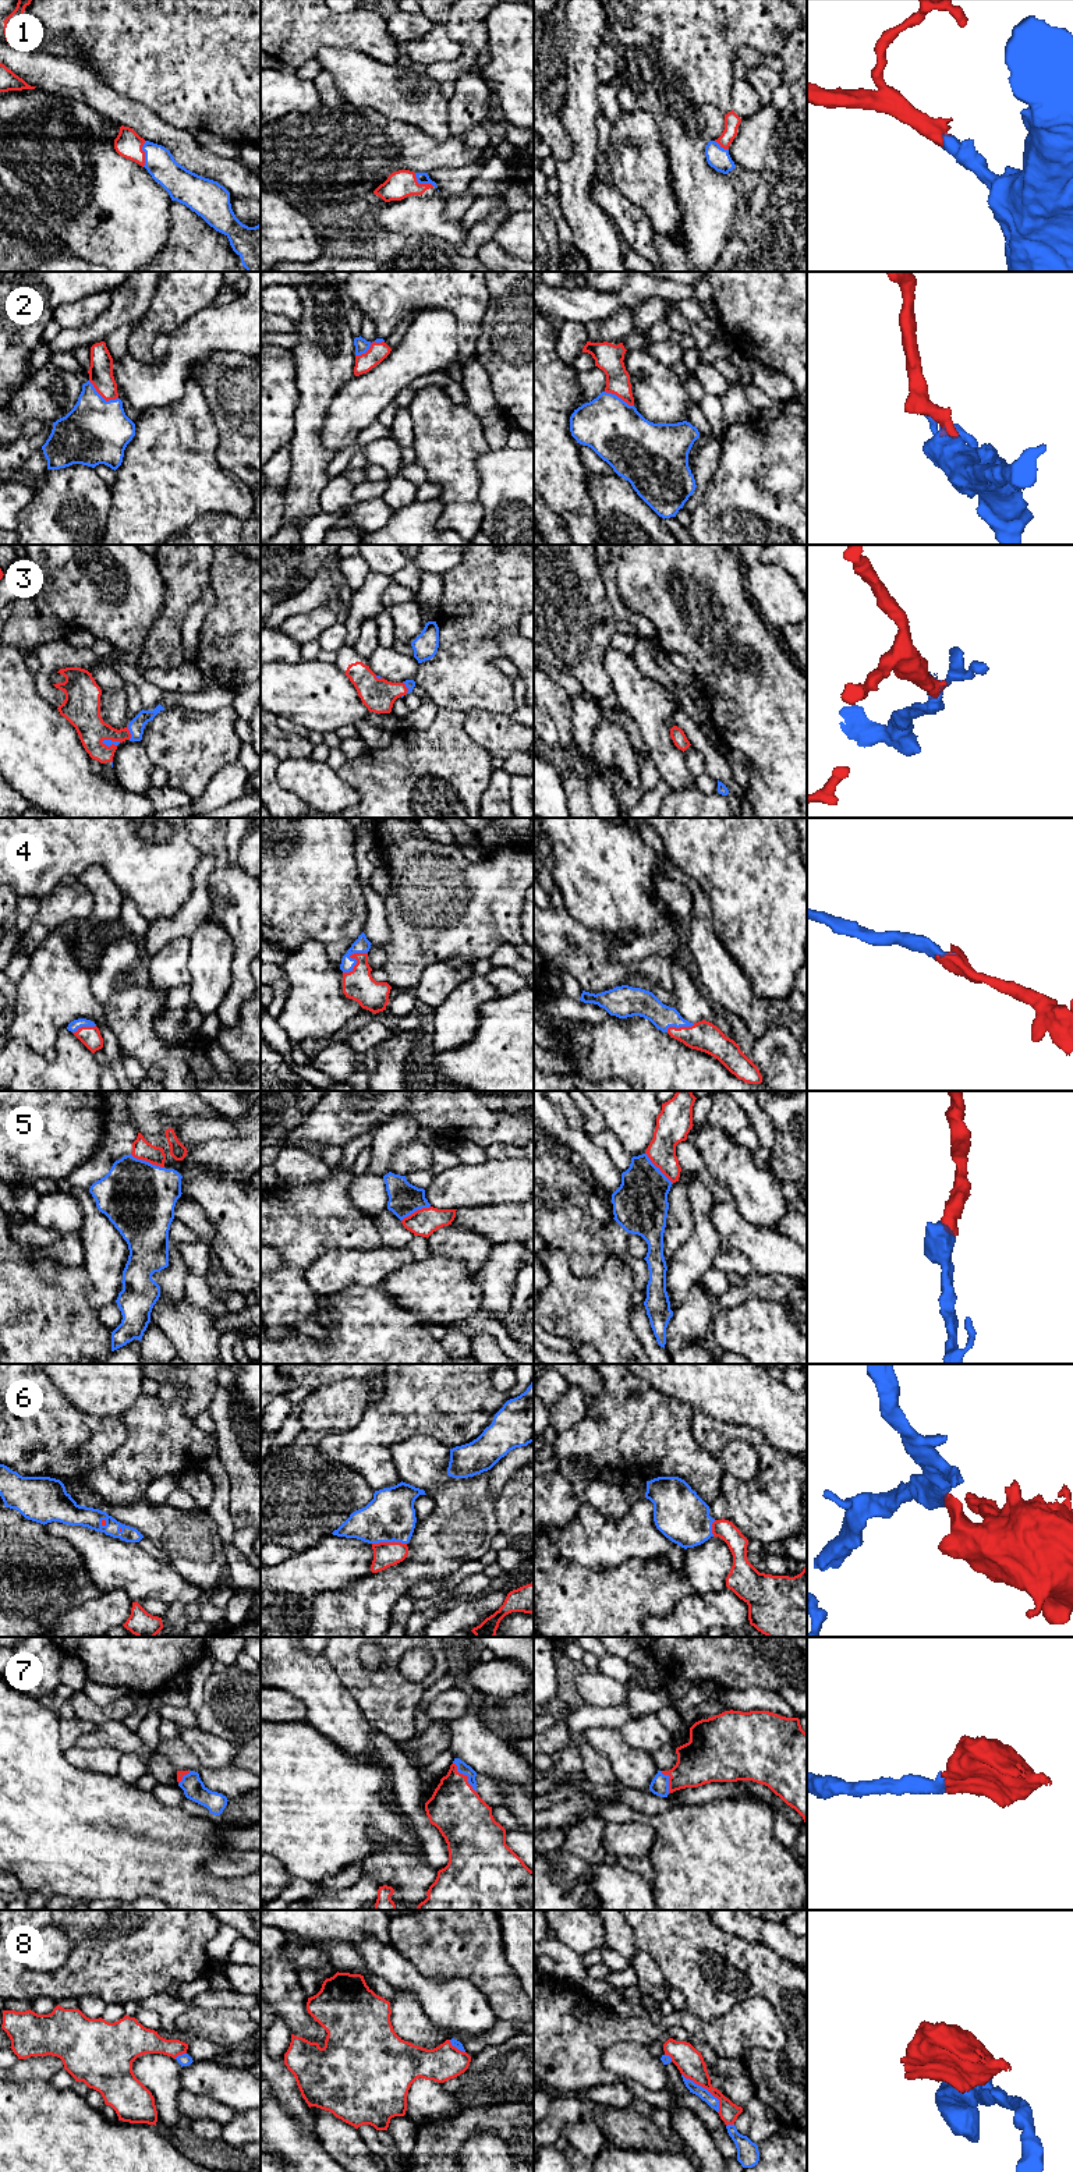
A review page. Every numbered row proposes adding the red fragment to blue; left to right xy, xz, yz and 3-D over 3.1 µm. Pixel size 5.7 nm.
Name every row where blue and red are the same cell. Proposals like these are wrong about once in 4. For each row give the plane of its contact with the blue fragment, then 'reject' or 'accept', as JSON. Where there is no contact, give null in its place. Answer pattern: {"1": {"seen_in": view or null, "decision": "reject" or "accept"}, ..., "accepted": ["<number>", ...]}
{"1": {"seen_in": "xy", "decision": "accept"}, "2": {"seen_in": "xy", "decision": "accept"}, "3": {"seen_in": "xy", "decision": "accept"}, "4": {"seen_in": "xz", "decision": "accept"}, "5": {"seen_in": "xy", "decision": "accept"}, "6": {"seen_in": "xz", "decision": "accept"}, "7": {"seen_in": "xz", "decision": "accept"}, "8": {"seen_in": "yz", "decision": "reject"}, "accepted": ["1", "2", "3", "4", "5", "6", "7"]}

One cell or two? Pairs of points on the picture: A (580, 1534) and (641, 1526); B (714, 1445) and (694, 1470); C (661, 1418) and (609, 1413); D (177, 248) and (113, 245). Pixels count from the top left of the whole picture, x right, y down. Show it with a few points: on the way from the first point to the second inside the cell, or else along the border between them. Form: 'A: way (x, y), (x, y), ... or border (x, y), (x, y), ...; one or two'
A: way (595, 1534), (626, 1534); one
B: border (690, 1424), (693, 1438), (711, 1452), (732, 1439); two
C: way (648, 1416), (622, 1416); one
D: border (170, 216), (166, 243), (155, 257); two

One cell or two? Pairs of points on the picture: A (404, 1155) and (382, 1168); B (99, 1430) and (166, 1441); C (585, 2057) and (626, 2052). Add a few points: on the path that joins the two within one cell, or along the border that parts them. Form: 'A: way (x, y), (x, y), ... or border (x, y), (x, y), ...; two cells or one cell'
A: border (414, 1141), (402, 1145), (396, 1151), (389, 1170); two cells
B: border (120, 1417), (126, 1438), (105, 1459); two cells
C: border (633, 2043), (612, 2044), (602, 2055), (602, 2066); two cells

